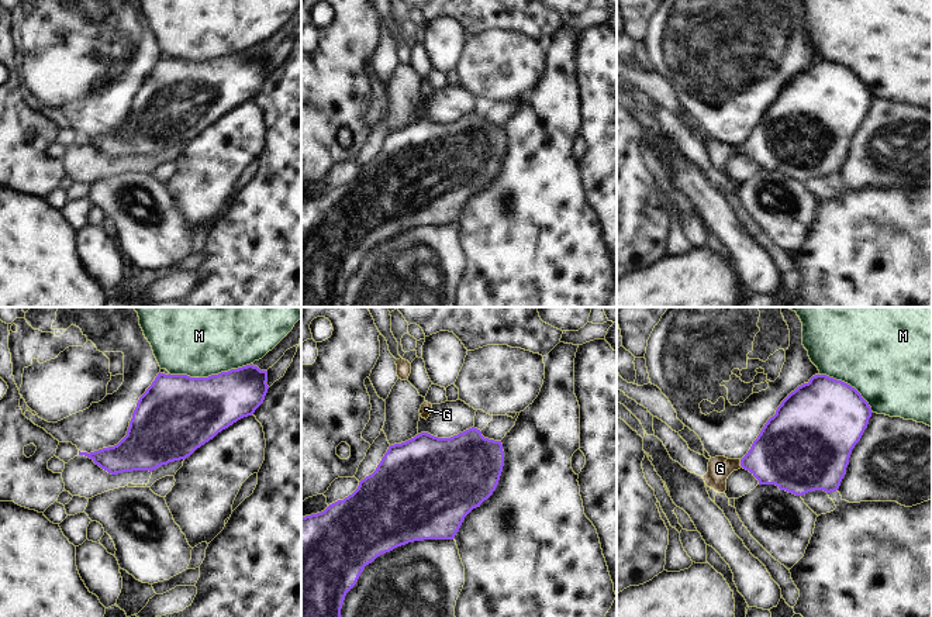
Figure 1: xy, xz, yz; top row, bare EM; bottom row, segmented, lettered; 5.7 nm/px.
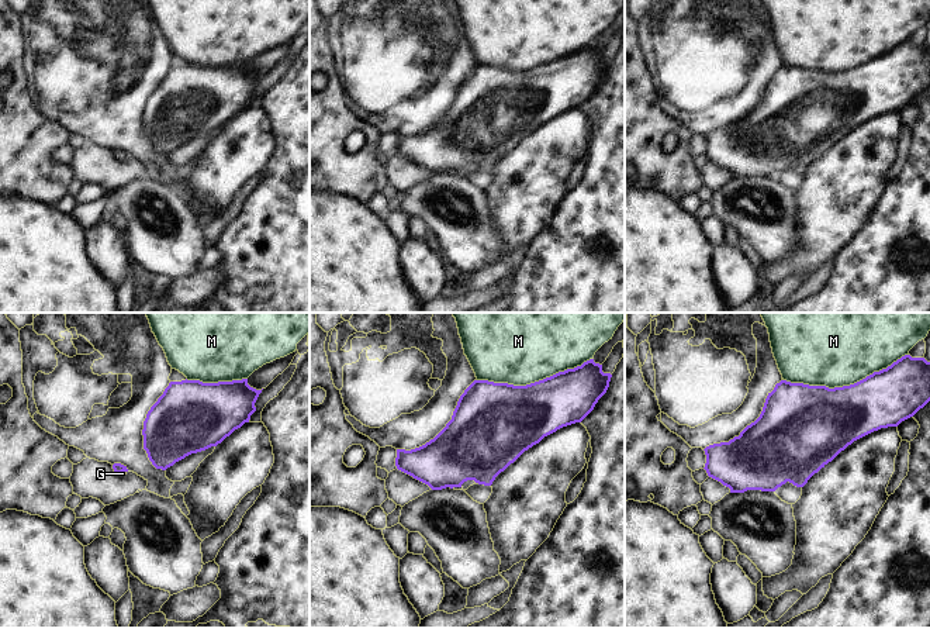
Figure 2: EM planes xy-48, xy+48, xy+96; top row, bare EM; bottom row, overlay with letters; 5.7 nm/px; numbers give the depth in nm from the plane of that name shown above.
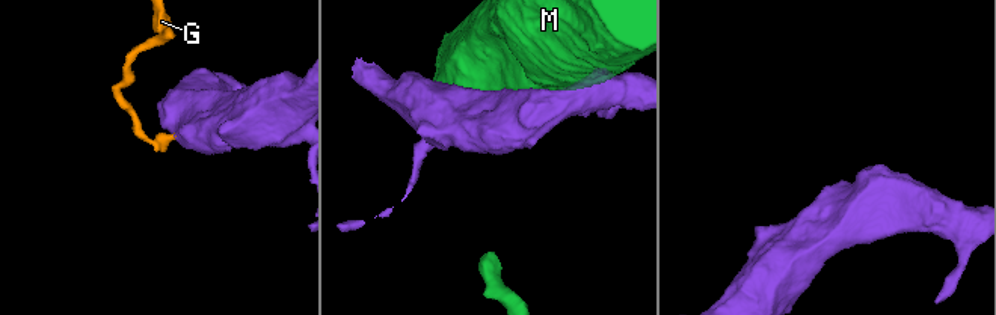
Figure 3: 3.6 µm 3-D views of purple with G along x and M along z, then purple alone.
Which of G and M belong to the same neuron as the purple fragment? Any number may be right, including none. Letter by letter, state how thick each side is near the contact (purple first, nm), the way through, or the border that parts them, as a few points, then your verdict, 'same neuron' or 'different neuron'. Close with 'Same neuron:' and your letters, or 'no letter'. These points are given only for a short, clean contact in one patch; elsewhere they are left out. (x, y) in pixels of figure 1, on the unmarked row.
G: 360/140 nm | across yz (783, 138), (741, 148), (720, 152) | same neuron
M: 400/360 nm | different neuron
Same neuron: G

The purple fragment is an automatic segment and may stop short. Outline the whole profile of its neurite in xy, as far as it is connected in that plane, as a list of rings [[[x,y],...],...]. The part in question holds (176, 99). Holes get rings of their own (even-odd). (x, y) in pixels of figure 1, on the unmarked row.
[[[246,49],[208,62],[158,58],[139,82],[127,120],[114,131],[80,137],[111,159],[149,155],[186,144],[238,104],[252,100],[267,77],[267,55]]]

